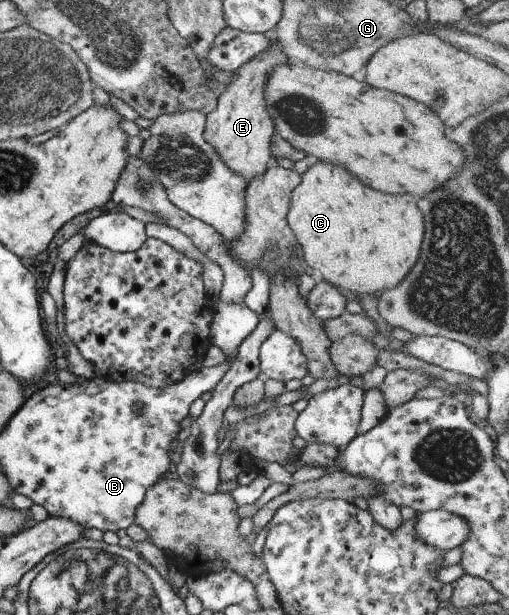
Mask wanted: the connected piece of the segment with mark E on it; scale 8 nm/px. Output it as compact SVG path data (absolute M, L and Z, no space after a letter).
M272 32L267 33L268 46L264 52L252 56L232 73L232 80L224 90L217 95L216 108L205 115L202 138L214 148L220 160L228 169L242 176L246 185L252 178L264 174L271 163L270 137L274 132L272 118L266 112L264 104L264 82L266 76L276 68L290 64L282 46L276 42Z

